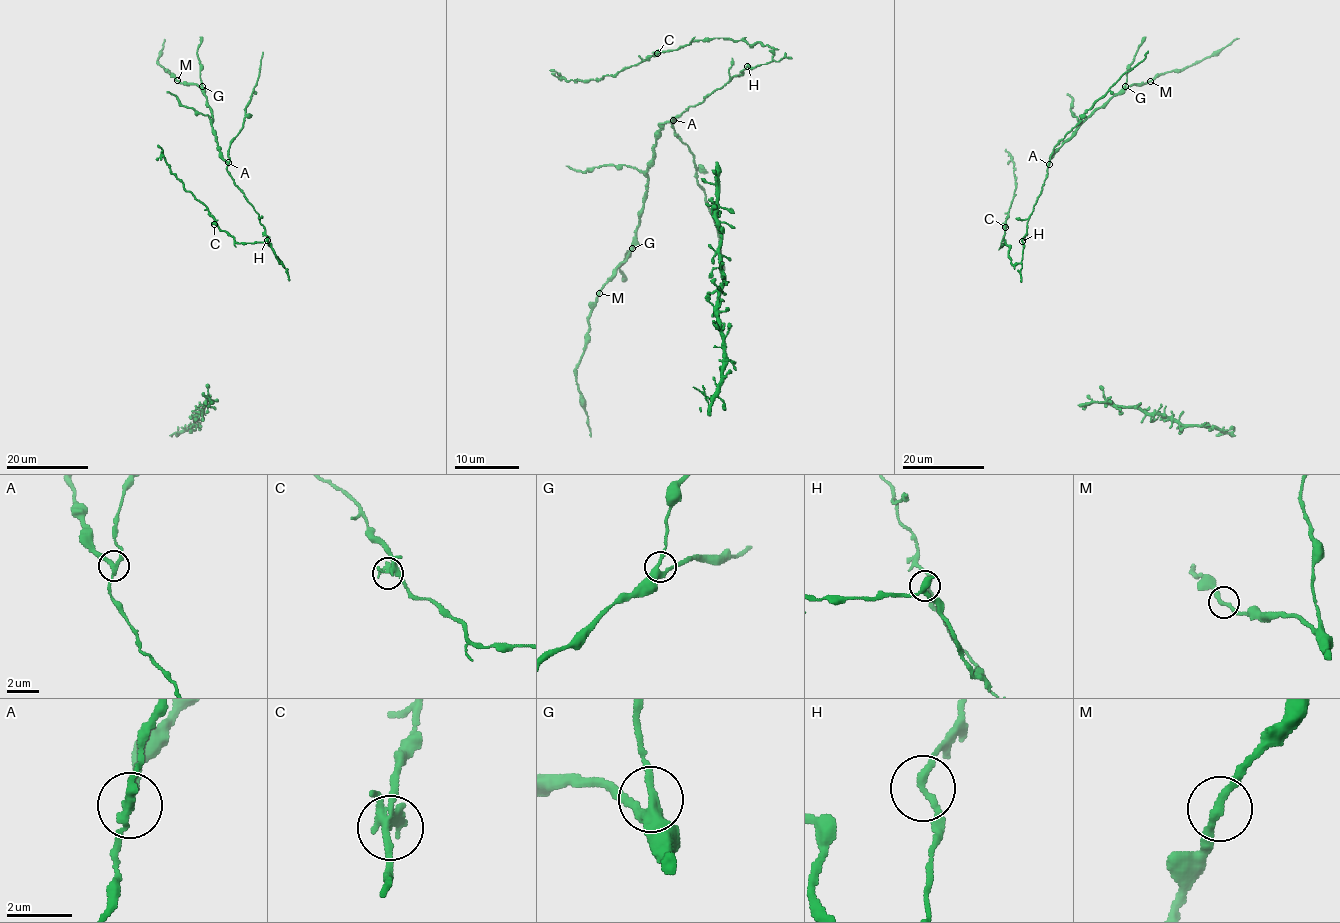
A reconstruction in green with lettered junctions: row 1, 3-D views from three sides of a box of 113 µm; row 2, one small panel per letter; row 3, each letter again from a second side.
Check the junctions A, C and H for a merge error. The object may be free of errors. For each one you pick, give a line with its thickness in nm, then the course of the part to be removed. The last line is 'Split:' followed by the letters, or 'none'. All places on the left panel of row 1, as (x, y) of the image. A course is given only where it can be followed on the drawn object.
A: 240 nm | (227, 163), (217, 146), (210, 109), (203, 90), (195, 84), (181, 83), (157, 62), (165, 39)
Split: A

